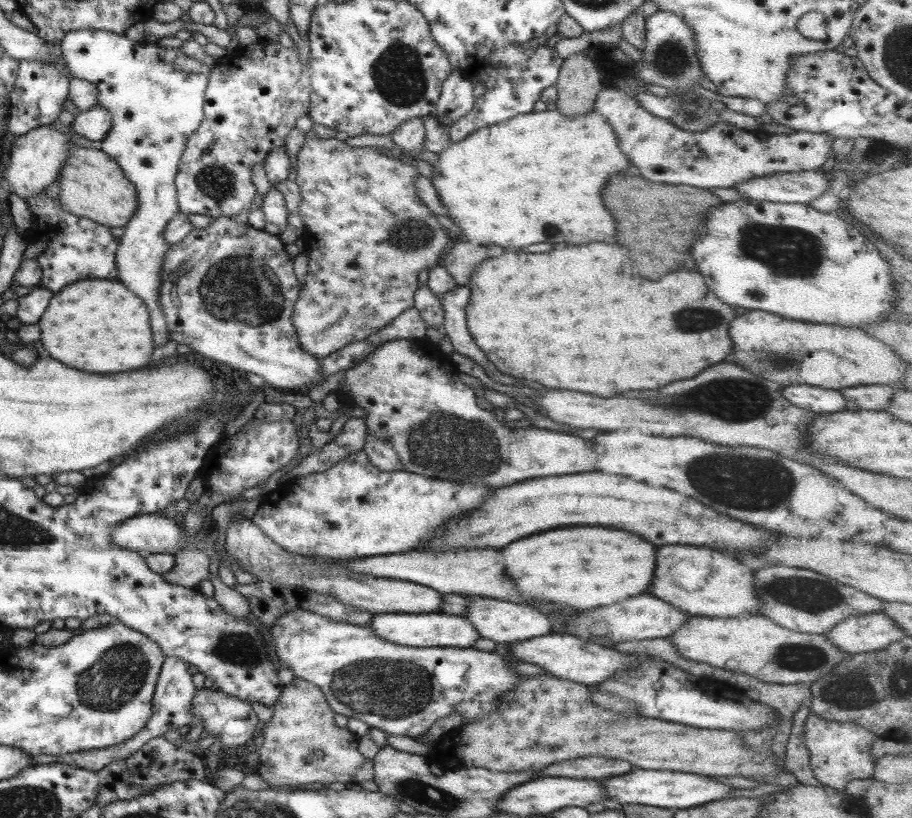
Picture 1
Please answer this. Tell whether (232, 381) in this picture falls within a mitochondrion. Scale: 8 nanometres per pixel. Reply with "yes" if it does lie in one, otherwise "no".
no

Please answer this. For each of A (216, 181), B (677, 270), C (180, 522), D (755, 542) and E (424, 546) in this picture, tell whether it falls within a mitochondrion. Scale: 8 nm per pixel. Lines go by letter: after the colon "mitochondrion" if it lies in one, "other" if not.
A: mitochondrion
B: other
C: other
D: other
E: other

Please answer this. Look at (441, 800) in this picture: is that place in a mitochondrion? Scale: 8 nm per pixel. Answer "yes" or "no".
yes

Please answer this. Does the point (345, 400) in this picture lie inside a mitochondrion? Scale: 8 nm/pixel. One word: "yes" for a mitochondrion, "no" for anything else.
no

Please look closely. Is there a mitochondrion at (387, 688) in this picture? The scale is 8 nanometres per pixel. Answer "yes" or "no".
yes

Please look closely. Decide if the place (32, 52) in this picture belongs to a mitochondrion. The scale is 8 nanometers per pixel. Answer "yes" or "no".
no

